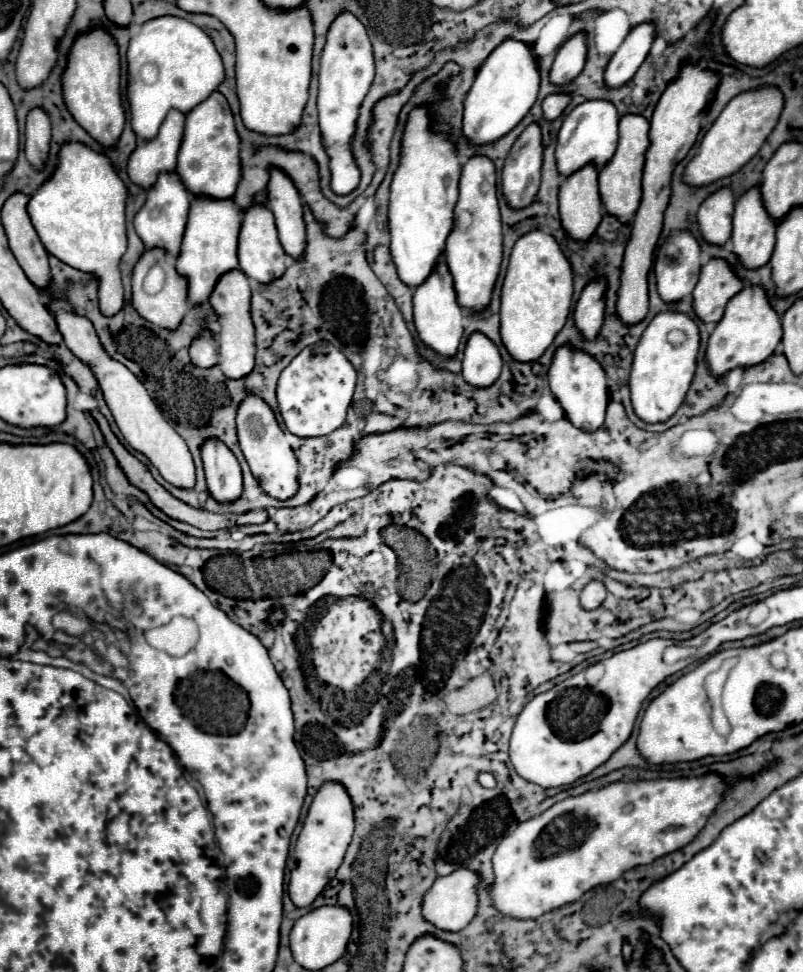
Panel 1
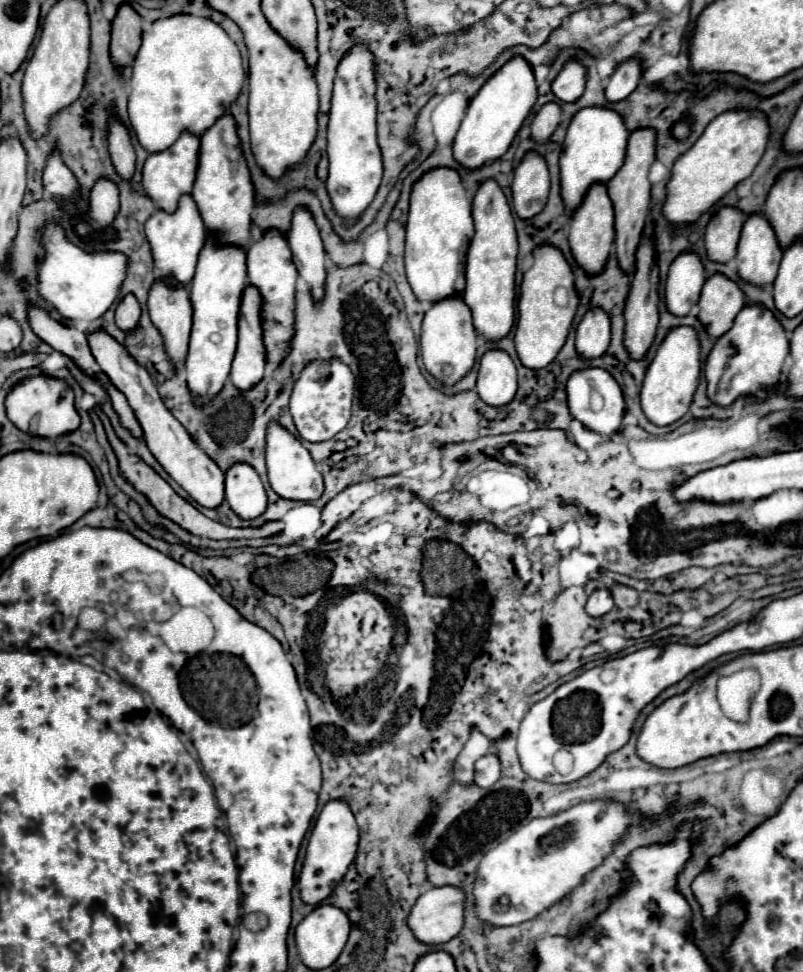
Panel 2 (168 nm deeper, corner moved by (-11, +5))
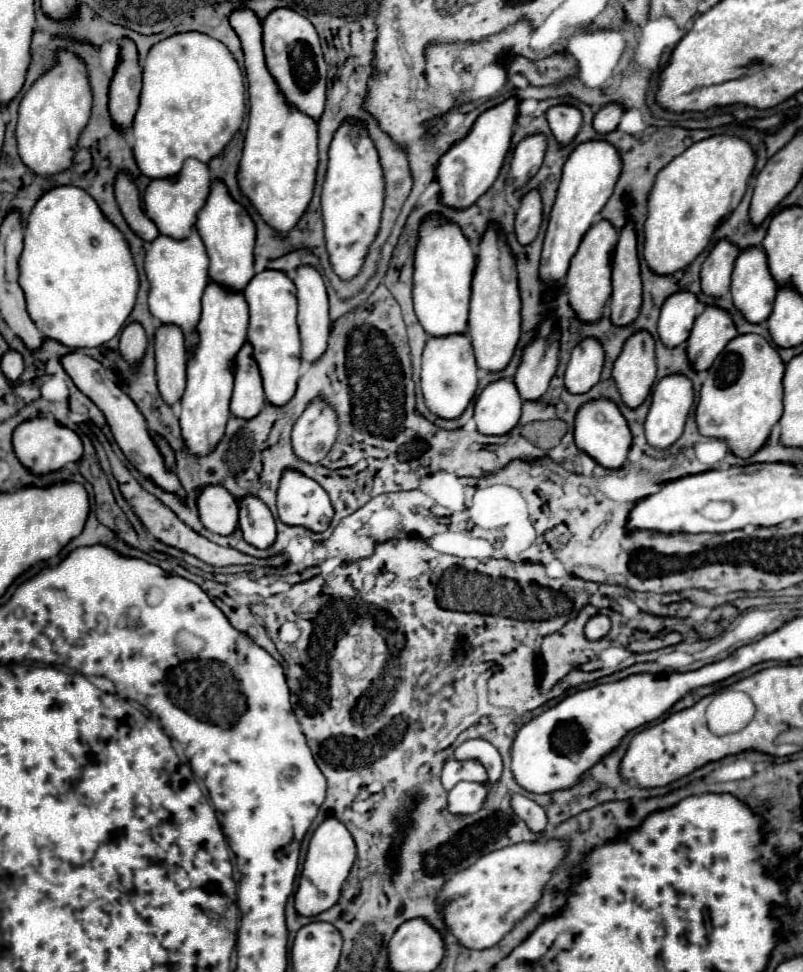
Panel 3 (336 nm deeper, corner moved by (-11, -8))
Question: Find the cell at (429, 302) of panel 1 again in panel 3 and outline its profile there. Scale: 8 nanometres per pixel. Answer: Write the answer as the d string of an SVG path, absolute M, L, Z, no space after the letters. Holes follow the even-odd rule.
M463 334L449 338L429 338L423 354L421 390L425 406L439 418L459 418L477 392L477 364L473 358L471 340Z

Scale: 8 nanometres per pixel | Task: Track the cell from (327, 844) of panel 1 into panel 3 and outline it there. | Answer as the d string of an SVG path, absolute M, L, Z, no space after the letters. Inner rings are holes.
M327 818L311 836L299 886L295 892L295 910L301 916L317 916L327 908L331 908L341 894L341 886L349 876L355 856L357 856L357 850L349 830L337 818Z

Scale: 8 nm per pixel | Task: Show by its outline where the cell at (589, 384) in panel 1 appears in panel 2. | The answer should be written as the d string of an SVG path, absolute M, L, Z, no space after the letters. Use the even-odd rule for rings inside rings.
M585 367L579 371L573 371L567 381L567 399L569 399L569 411L571 415L583 423L589 431L595 431L599 435L615 435L625 411L623 393L617 381L611 377L609 371L601 367Z

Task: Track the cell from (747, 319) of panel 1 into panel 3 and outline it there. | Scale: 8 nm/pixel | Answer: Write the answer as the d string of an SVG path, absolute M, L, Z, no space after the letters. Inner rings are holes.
M757 334L733 338L713 368L707 370L707 378L701 386L695 410L699 434L725 440L737 458L749 458L759 452L783 414L783 374L785 364L765 338Z

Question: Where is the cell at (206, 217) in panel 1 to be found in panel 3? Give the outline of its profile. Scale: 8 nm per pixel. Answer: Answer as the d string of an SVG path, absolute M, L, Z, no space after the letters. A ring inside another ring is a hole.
M211 282L203 294L203 314L201 314L201 322L197 326L199 346L191 352L191 356L187 360L187 388L181 398L181 416L179 416L183 442L185 442L187 450L195 456L211 454L225 434L225 426L231 416L229 400L231 400L231 392L233 392L233 372L229 370L229 362L235 360L239 348L247 340L245 338L247 324L249 324L249 310L245 306L243 294L225 294L225 290L217 290L217 286L213 286L213 282Z

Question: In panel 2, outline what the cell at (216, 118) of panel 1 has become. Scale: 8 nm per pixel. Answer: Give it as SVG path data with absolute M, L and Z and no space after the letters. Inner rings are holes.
M231 113L221 115L201 137L197 177L193 185L193 199L201 209L207 231L215 233L219 241L231 245L245 245L251 225L251 211L255 205L253 183L245 155L241 151L241 139L237 135L237 123Z

